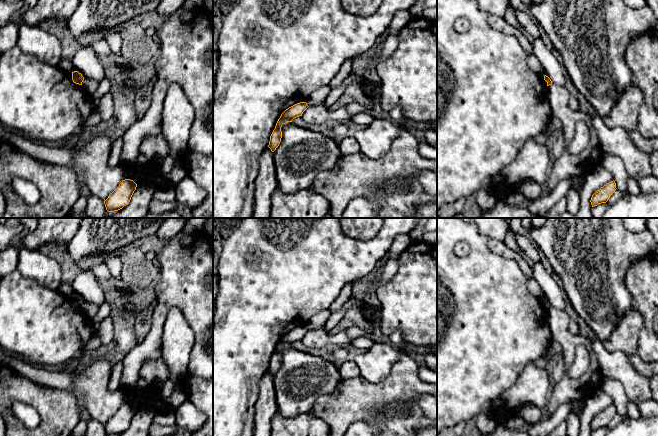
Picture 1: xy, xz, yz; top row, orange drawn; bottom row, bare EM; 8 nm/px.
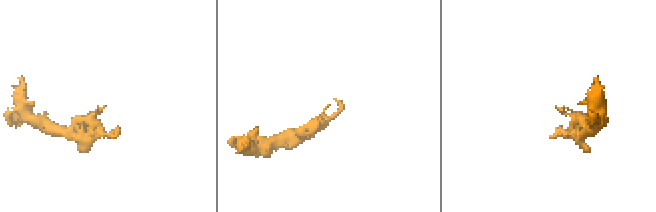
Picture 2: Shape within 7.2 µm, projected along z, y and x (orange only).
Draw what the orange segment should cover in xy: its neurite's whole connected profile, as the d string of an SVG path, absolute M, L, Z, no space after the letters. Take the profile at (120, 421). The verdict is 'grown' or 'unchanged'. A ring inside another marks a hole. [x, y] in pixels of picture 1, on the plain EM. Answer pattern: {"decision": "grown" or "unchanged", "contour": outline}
{"decision": "unchanged", "contour": "M123 404L104 425L106 434L108 436L114 436L128 429L136 411L137 408L133 404Z"}

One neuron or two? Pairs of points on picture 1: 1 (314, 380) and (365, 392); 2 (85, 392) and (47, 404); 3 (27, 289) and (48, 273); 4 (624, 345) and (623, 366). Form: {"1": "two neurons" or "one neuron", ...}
{"1": "two neurons", "2": "two neurons", "3": "two neurons", "4": "two neurons"}

